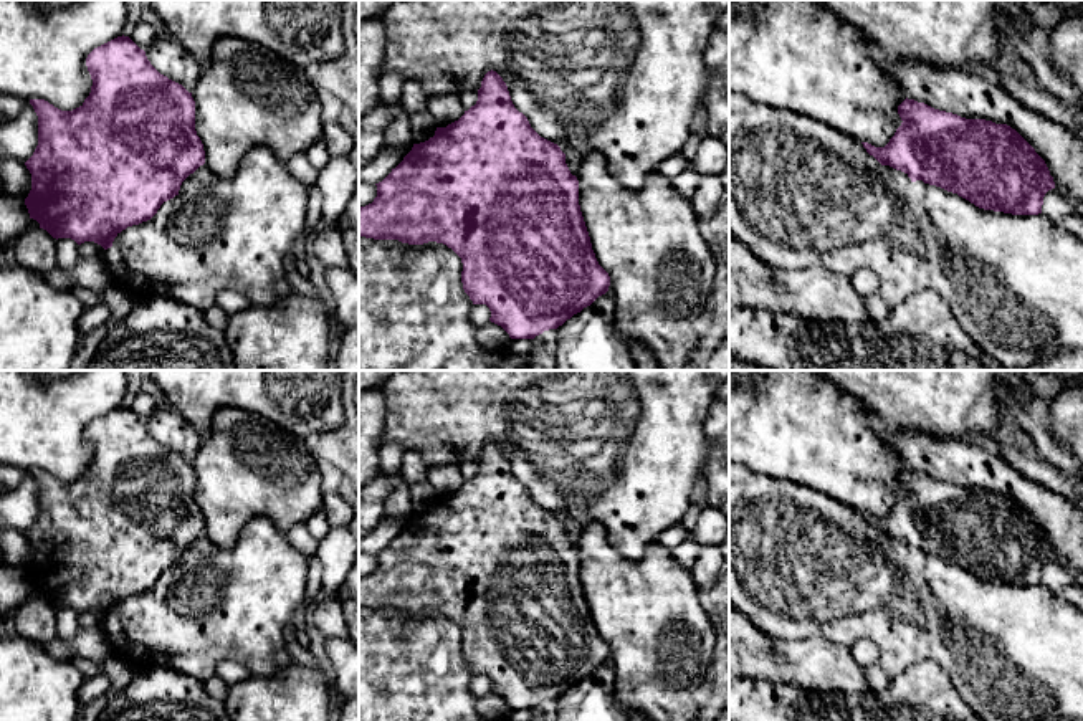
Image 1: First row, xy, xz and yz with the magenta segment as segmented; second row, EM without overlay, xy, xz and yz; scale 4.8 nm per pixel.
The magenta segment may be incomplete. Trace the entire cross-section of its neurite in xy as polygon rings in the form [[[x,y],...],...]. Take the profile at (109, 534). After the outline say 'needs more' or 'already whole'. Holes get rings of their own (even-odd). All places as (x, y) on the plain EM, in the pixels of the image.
[[[129,407],[94,418],[86,437],[93,456],[79,478],[61,481],[45,470],[30,470],[38,486],[38,516],[25,532],[31,544],[25,575],[30,589],[53,609],[71,609],[78,615],[94,612],[107,620],[122,600],[150,590],[164,572],[179,566],[182,552],[205,534],[205,521],[195,501],[192,463],[160,445]]]; already whole

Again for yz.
[[[914,470],[898,476],[901,496],[885,518],[861,513],[881,536],[904,542],[911,552],[941,557],[979,579],[1012,585],[1042,584],[1043,567],[1055,559],[1045,531],[1010,496],[985,489],[966,489]]]; already whole

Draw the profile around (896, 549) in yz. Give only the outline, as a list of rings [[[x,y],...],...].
[[[729,463],[729,602],[734,609],[772,638],[809,640],[820,638],[840,647],[852,647],[858,640],[871,640],[880,648],[880,665],[893,680],[909,666],[934,661],[951,680],[961,700],[982,721],[1062,721],[1083,719],[1083,610],[1070,605],[1048,585],[1012,585],[984,580],[941,557],[913,552],[908,544],[881,536],[866,523],[861,513],[799,483],[757,475],[739,463]]]

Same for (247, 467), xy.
[[[243,408],[215,410],[192,468],[205,536],[220,549],[233,547],[240,531],[255,518],[268,518],[279,532],[286,534],[324,506],[321,473],[306,442]]]

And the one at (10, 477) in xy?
[[[0,465],[0,494],[17,488],[23,480],[25,471],[12,465]]]

